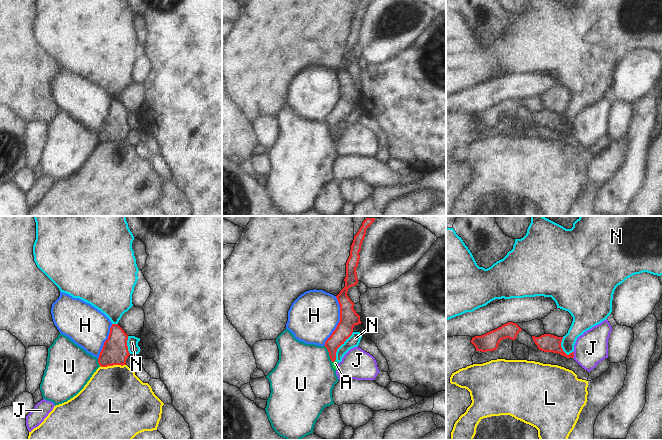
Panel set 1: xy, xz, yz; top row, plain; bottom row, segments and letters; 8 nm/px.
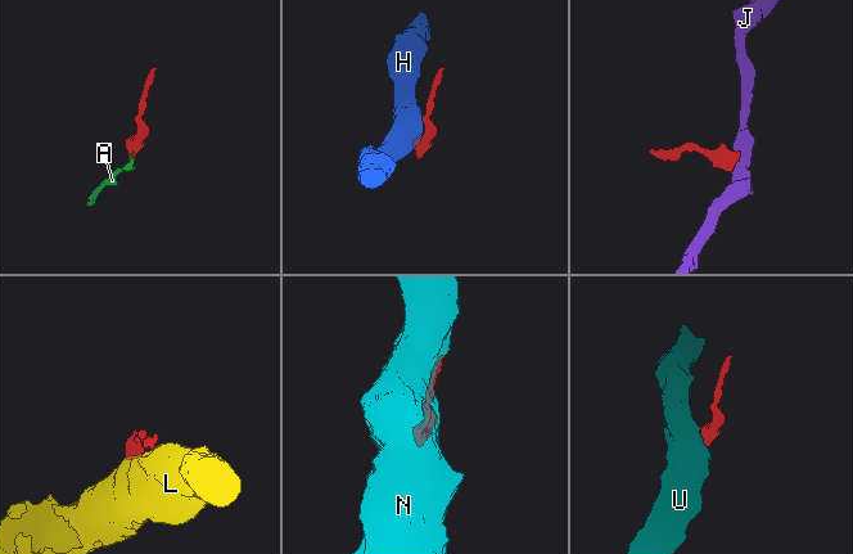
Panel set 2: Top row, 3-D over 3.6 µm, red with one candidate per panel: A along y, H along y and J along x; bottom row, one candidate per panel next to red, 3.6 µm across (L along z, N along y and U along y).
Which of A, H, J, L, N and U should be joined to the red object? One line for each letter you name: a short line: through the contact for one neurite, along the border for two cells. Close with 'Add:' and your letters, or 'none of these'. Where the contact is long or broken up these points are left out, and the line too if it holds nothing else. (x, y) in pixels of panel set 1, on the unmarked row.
A: line xz (343, 107), (333, 119), (334, 136), (335, 139)
Add: A

